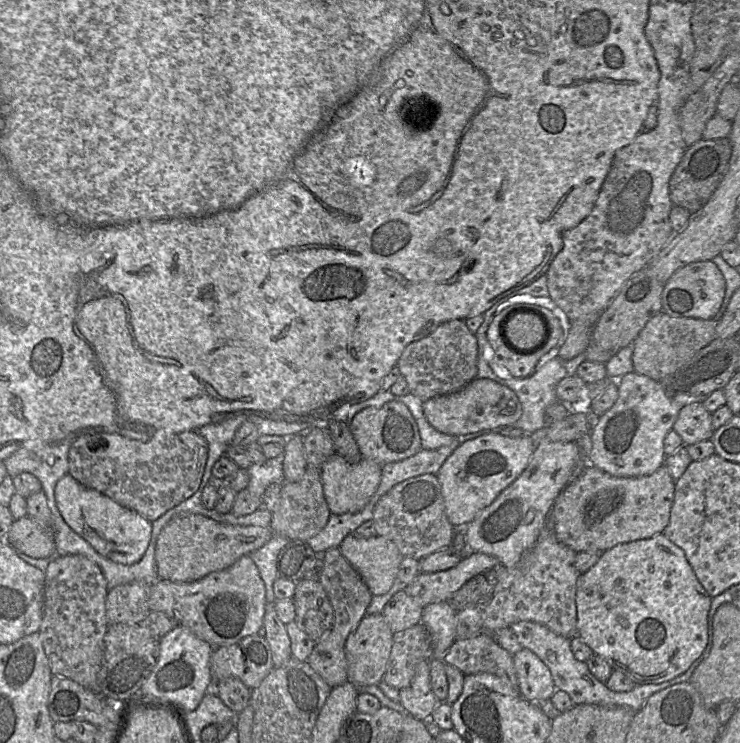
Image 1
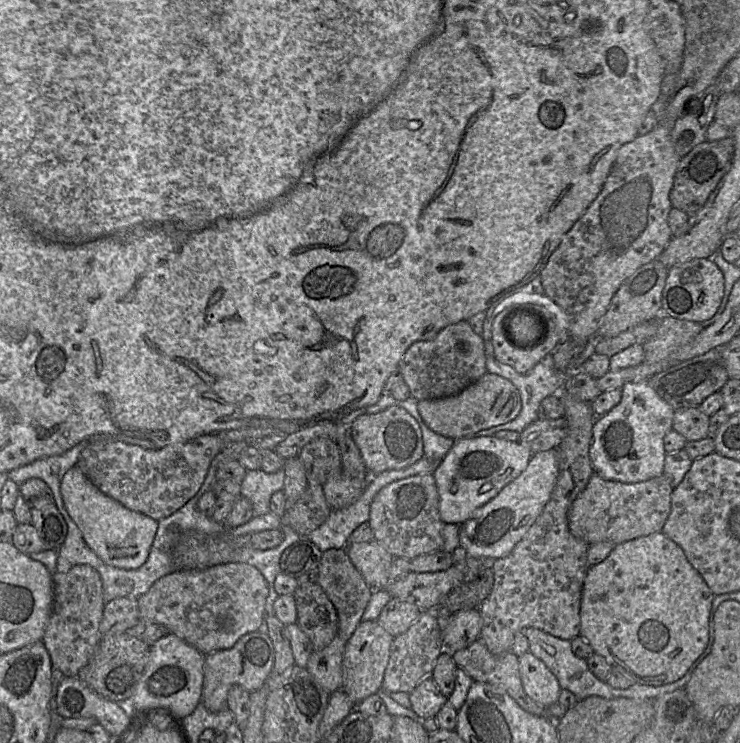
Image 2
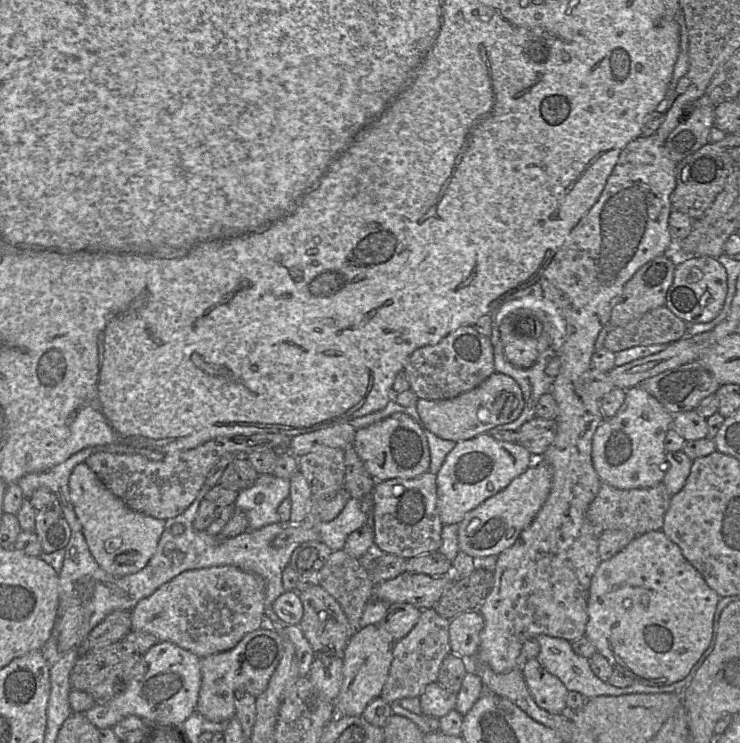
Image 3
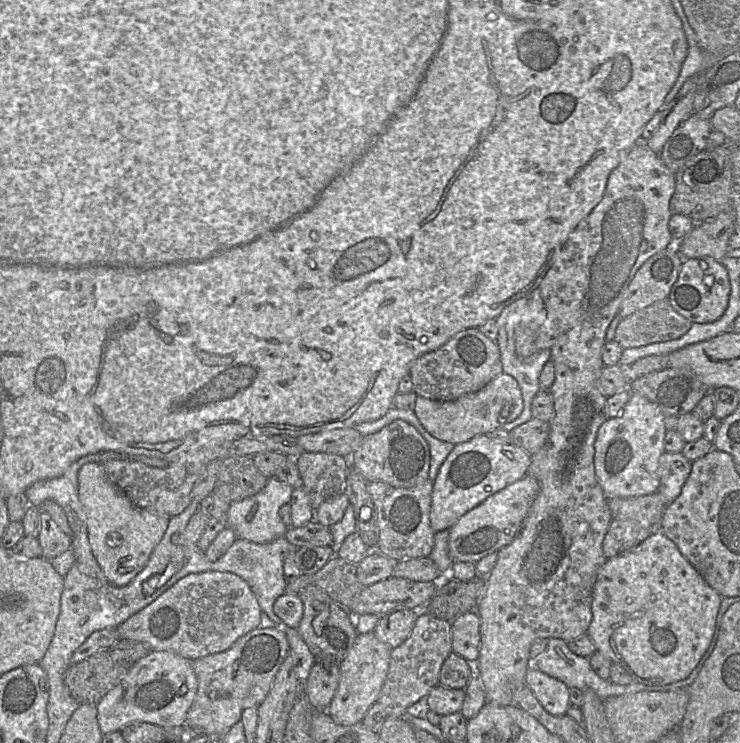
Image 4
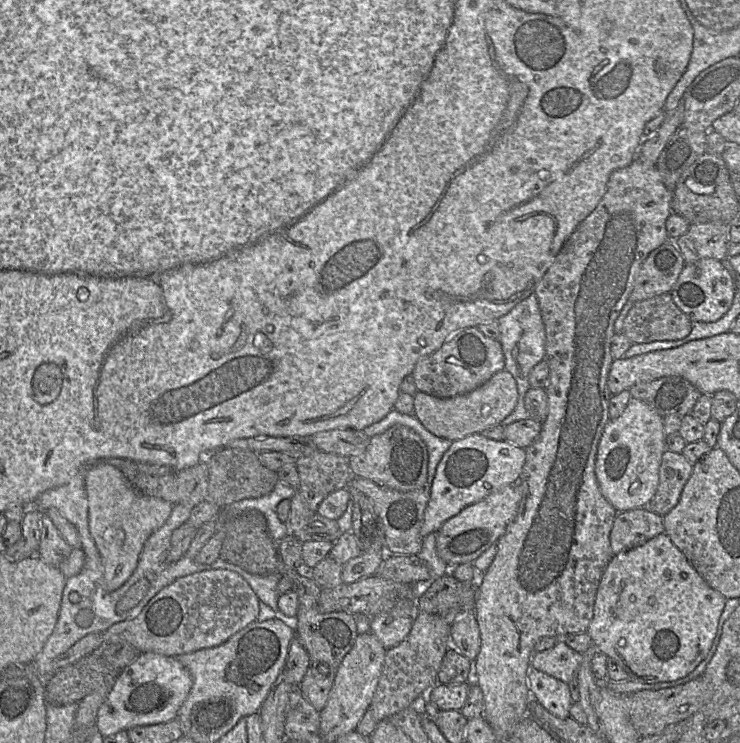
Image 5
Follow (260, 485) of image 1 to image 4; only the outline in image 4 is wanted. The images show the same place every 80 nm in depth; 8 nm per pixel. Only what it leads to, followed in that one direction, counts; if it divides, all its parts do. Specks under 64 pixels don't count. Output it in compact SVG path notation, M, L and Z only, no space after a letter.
M276 476L268 478L265 487L258 493L240 501L230 503L227 511L227 526L234 530L237 538L256 543L267 543L285 537L289 526L285 525L278 515L280 506L291 501L293 487Z

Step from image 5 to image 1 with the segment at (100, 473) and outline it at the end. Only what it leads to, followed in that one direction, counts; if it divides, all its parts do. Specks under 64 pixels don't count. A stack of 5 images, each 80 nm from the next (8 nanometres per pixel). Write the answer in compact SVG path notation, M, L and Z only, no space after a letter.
M68 473L56 484L55 502L69 527L102 556L117 563L131 565L139 562L145 554L151 539L152 522L135 510L81 485Z

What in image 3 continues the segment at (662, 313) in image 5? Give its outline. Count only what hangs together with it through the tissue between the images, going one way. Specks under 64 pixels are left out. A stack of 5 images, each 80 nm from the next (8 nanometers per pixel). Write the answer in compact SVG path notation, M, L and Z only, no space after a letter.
M665 305L652 309L606 336L604 347L611 352L656 344L671 344L687 335L689 325Z

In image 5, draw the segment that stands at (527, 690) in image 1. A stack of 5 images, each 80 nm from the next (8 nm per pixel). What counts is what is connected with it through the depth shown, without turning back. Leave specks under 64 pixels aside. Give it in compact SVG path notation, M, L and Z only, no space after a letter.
M531 661L527 680L532 698L539 702L546 710L558 718L570 716L569 710L573 701L567 683L532 668Z

